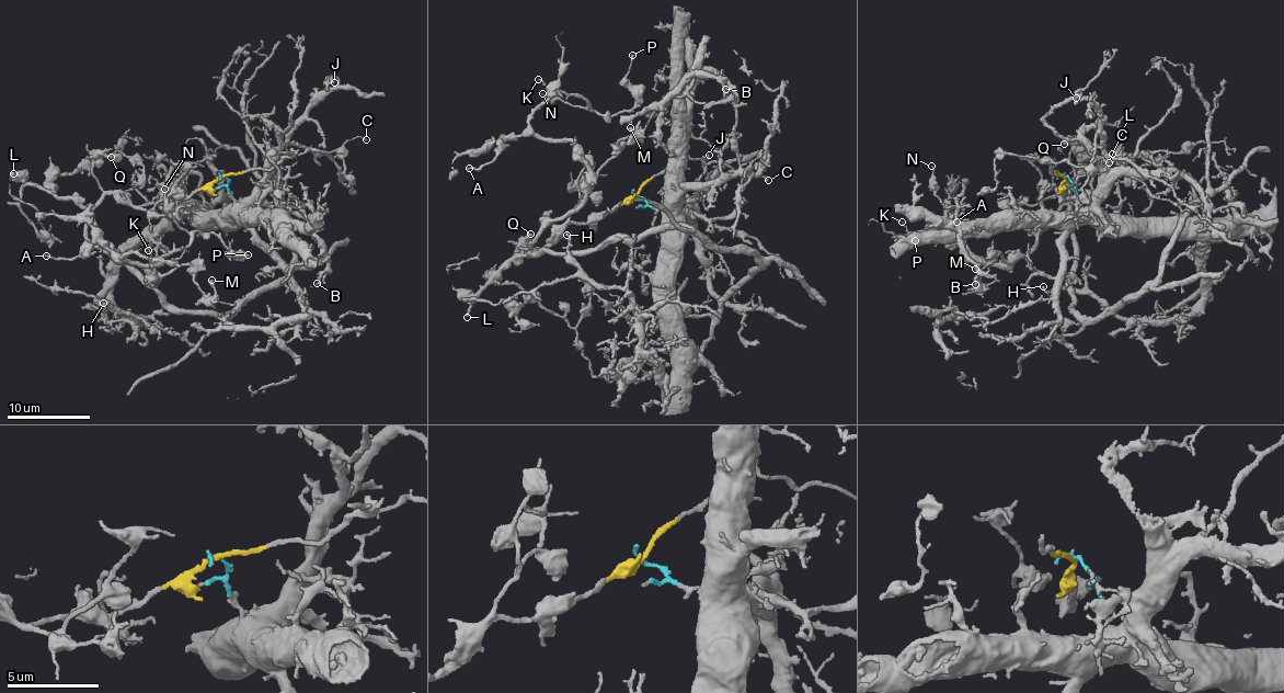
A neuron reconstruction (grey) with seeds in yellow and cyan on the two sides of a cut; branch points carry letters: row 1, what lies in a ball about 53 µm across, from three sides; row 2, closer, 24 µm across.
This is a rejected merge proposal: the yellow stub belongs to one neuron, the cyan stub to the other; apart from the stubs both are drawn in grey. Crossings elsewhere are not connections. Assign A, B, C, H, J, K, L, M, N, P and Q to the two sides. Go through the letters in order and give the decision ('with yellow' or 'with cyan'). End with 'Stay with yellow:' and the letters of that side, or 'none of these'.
A: with yellow
B: with cyan
C: with yellow
H: with cyan
J: with cyan
K: with yellow
L: with yellow
M: with yellow
N: with yellow
P: with yellow
Q: with yellow
Stay with yellow: A, C, K, L, M, N, P, Q

